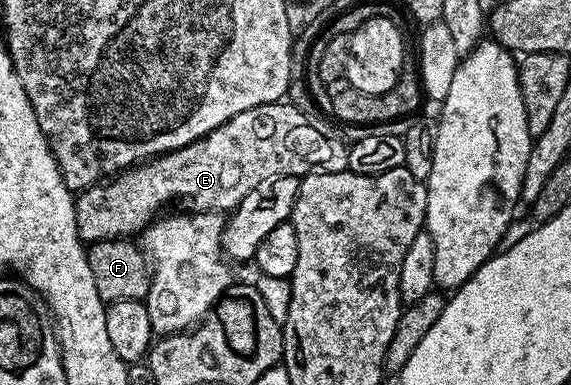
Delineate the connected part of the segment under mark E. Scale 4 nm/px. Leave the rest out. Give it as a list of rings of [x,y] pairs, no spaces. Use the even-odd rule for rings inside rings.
[[[289,101],[269,102],[248,112],[240,112],[220,128],[216,128],[204,138],[198,138],[190,146],[171,150],[161,156],[155,156],[133,168],[127,168],[117,176],[111,177],[105,184],[89,186],[77,195],[76,224],[78,235],[83,243],[102,242],[105,238],[126,238],[137,235],[159,217],[161,206],[183,198],[189,209],[194,212],[232,212],[264,180],[276,176],[298,178],[308,174],[327,174],[340,172],[348,167],[350,155],[347,143],[342,143],[334,134],[325,134],[316,123],[298,106],[289,106]]]

